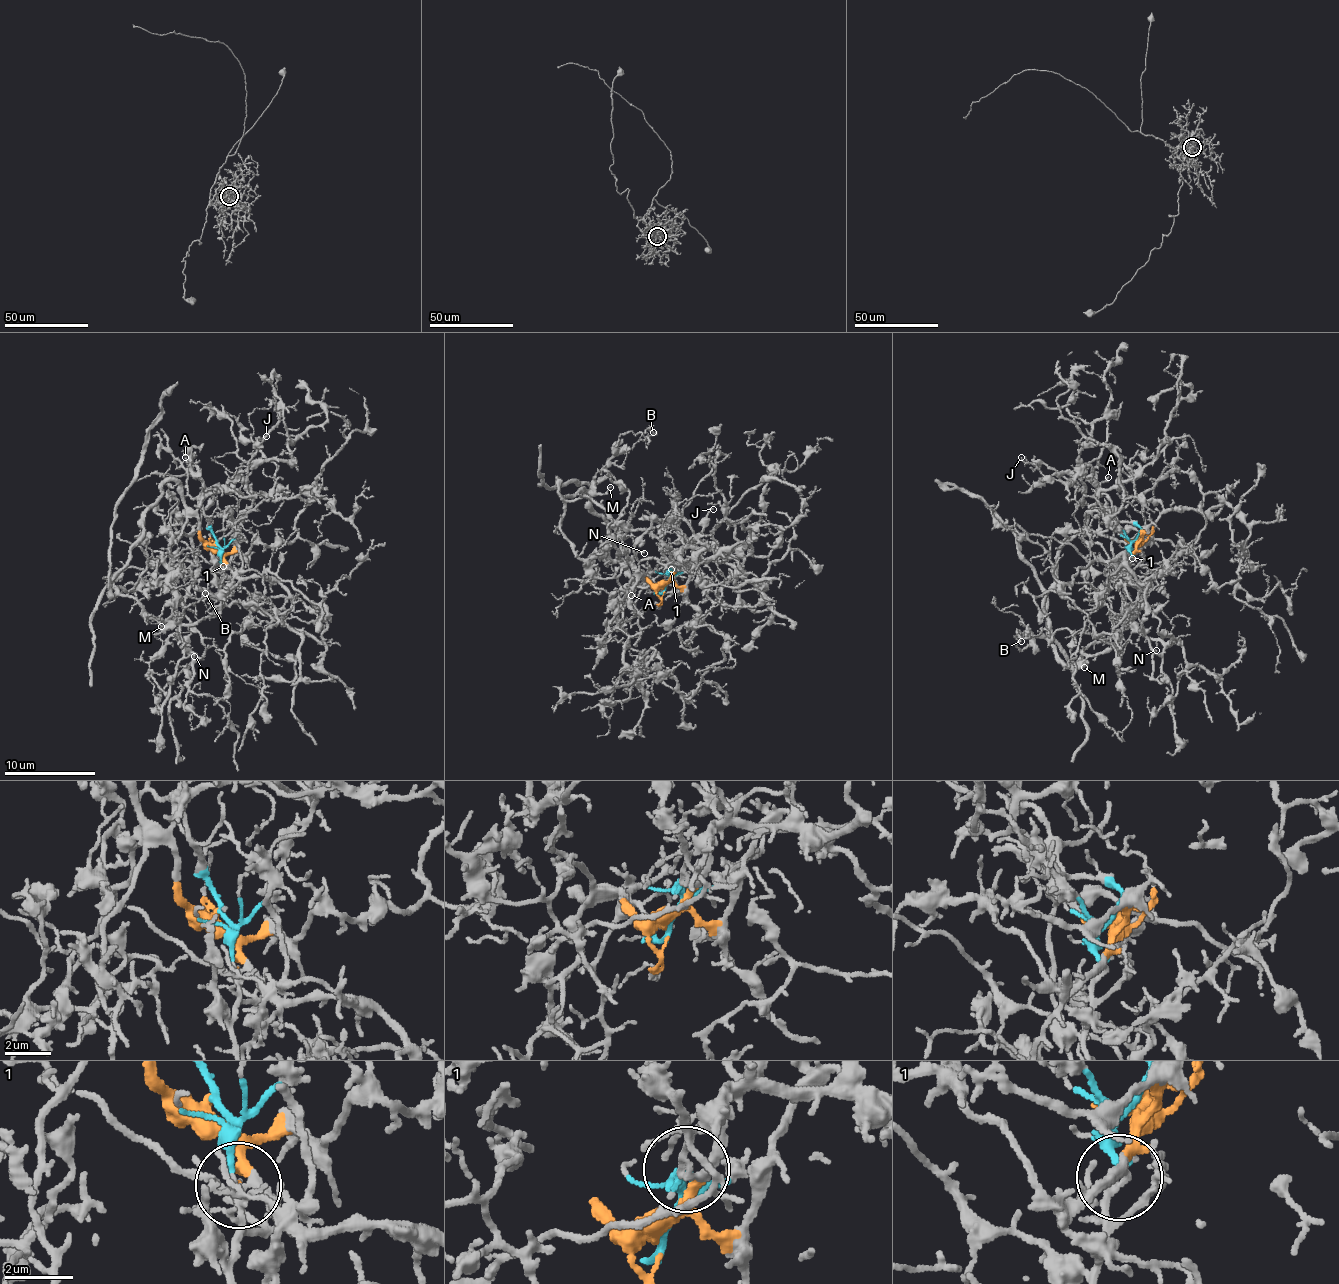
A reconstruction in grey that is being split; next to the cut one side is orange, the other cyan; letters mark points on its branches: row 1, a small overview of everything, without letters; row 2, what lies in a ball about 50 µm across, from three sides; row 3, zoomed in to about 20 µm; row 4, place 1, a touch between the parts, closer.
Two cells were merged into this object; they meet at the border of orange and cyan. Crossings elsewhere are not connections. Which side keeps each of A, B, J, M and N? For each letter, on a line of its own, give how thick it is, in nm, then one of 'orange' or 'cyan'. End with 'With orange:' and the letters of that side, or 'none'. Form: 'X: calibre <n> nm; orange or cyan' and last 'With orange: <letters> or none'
A: calibre 140 nm; cyan
B: calibre 130 nm; cyan
J: calibre 150 nm; cyan
M: calibre 110 nm; cyan
N: calibre 140 nm; orange
With orange: N

